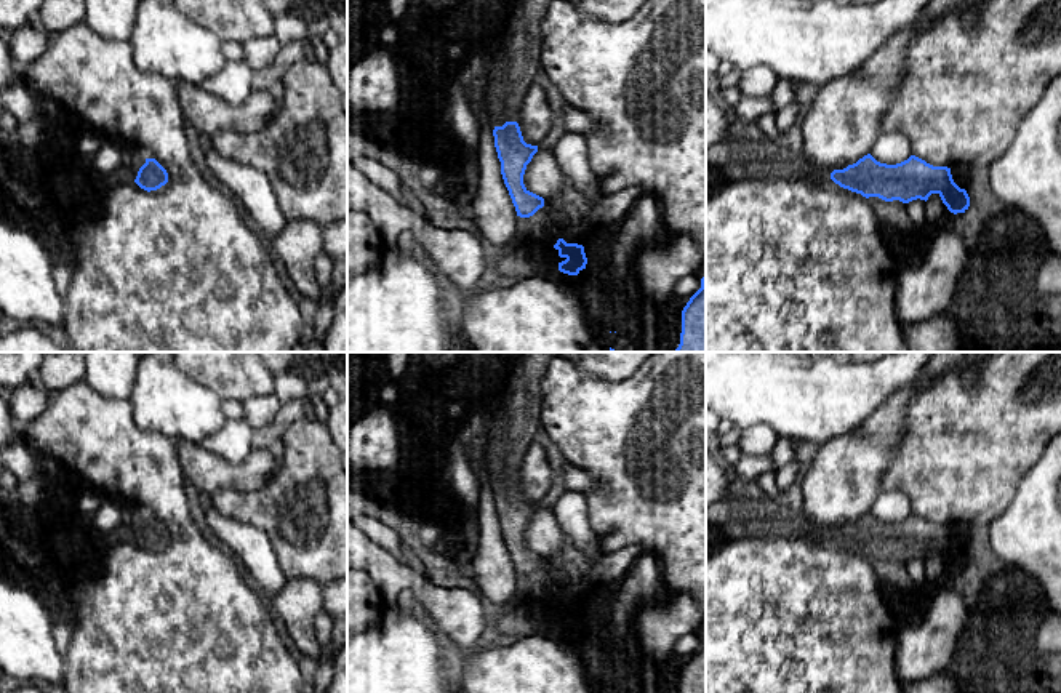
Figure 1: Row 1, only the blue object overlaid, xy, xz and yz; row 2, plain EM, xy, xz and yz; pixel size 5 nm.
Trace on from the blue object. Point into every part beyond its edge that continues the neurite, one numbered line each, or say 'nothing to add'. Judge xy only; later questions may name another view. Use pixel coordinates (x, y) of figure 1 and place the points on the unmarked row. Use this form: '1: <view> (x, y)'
1: xy (136, 514)

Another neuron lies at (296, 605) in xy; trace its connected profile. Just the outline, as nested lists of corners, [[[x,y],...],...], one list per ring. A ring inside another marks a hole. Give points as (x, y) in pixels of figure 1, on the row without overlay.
[[[288,579],[285,587],[269,600],[296,653],[302,659],[318,661],[323,656],[323,647],[315,635],[315,618],[325,610],[323,586],[310,579]]]

